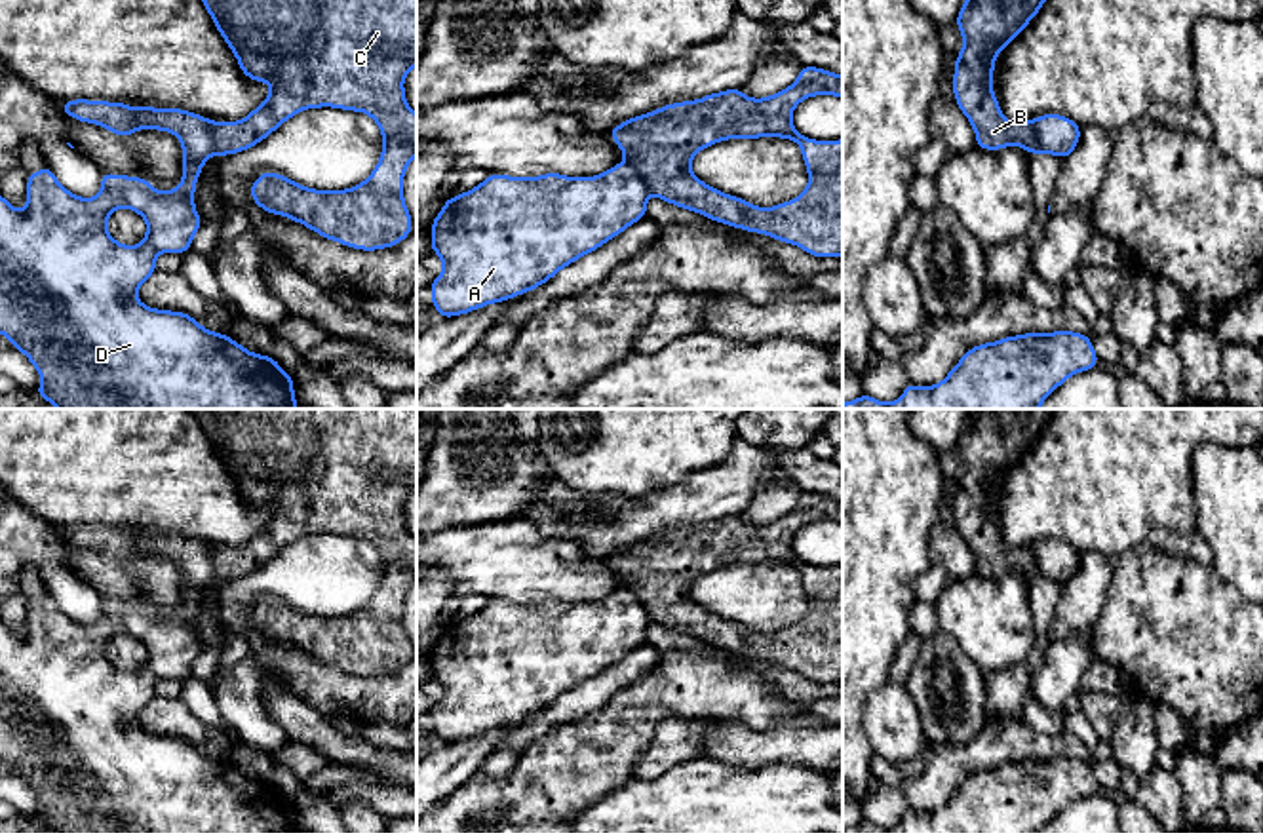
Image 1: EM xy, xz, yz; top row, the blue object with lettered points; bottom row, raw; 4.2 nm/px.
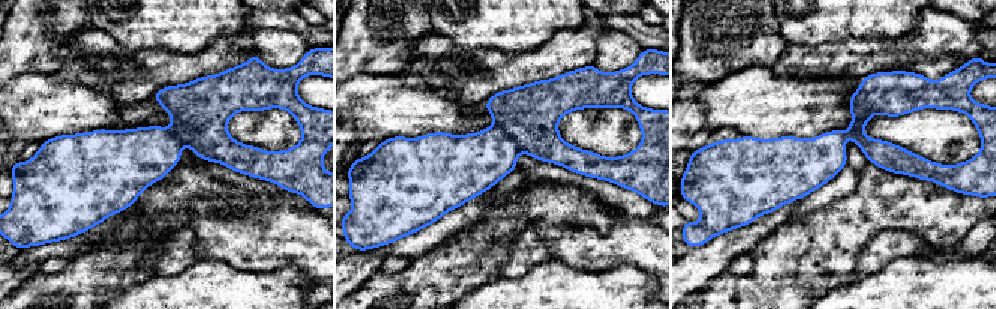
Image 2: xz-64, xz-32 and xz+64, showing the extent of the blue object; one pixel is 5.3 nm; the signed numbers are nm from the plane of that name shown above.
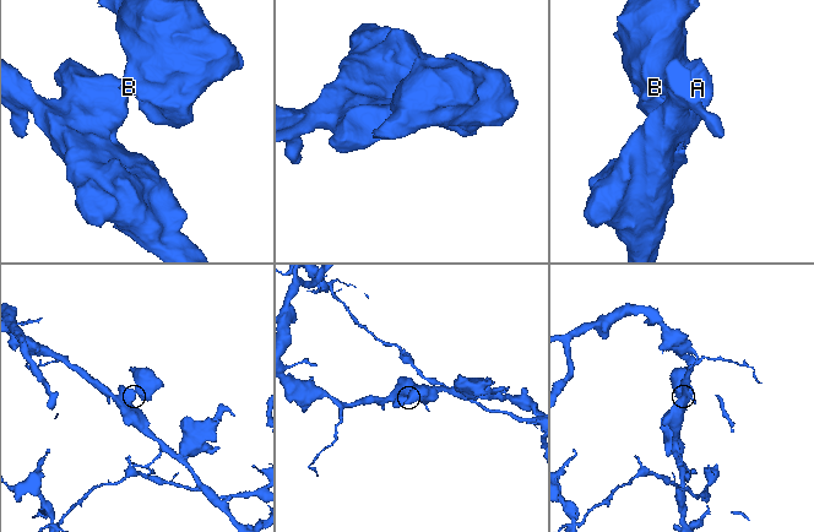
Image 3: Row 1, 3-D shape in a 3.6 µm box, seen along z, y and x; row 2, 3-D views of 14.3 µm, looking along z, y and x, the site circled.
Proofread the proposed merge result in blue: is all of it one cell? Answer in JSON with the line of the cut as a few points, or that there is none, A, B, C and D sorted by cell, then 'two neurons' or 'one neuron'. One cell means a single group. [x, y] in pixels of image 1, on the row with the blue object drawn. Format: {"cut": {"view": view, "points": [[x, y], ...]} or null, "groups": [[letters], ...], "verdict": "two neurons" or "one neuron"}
{"cut": {"view": "xz", "points": [[626, 160], [651, 193]]}, "groups": [["A", "D"], ["B", "C"]], "verdict": "two neurons"}

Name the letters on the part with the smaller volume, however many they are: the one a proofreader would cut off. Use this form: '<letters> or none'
B, C

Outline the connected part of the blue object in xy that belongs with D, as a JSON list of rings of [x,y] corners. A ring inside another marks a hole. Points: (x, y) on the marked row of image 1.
[[[74,99],[59,103],[63,112],[78,122],[97,124],[118,137],[129,137],[139,129],[158,129],[171,131],[183,146],[183,181],[169,192],[156,190],[148,179],[127,177],[116,173],[101,173],[101,190],[95,198],[80,198],[68,192],[53,175],[49,164],[42,171],[29,173],[27,177],[27,207],[23,211],[10,205],[10,202],[0,194],[0,335],[13,342],[13,350],[23,352],[32,367],[40,373],[42,384],[34,390],[48,403],[59,409],[297,409],[297,397],[293,390],[293,375],[285,373],[272,356],[259,356],[238,344],[224,333],[213,333],[202,327],[190,314],[173,310],[156,310],[143,304],[135,295],[139,287],[156,272],[156,257],[160,253],[185,253],[192,245],[194,234],[204,224],[202,217],[196,213],[194,192],[196,181],[202,173],[204,164],[213,156],[211,124],[213,120],[200,116],[196,112],[181,110],[175,107],[156,108],[139,107],[133,108],[126,103],[110,101],[89,101]],[[127,207],[139,213],[146,221],[146,236],[139,245],[124,245],[116,242],[108,230],[108,217],[120,209]]]

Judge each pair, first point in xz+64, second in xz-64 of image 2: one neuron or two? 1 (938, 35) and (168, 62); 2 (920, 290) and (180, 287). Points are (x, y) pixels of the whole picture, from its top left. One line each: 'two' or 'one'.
1: one
2: one

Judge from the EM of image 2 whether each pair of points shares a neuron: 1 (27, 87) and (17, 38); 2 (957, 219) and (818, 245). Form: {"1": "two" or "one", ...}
{"1": "two", "2": "one"}

